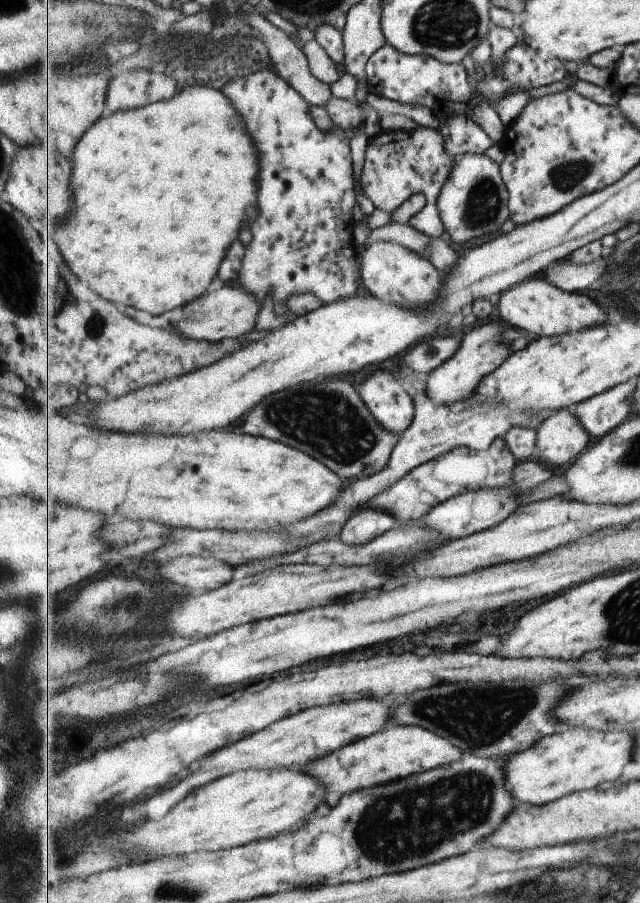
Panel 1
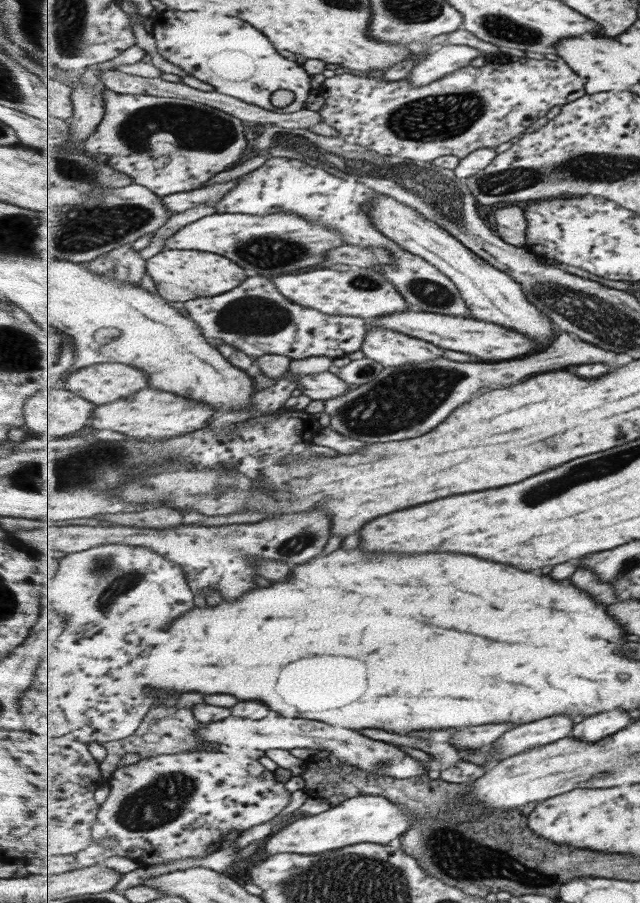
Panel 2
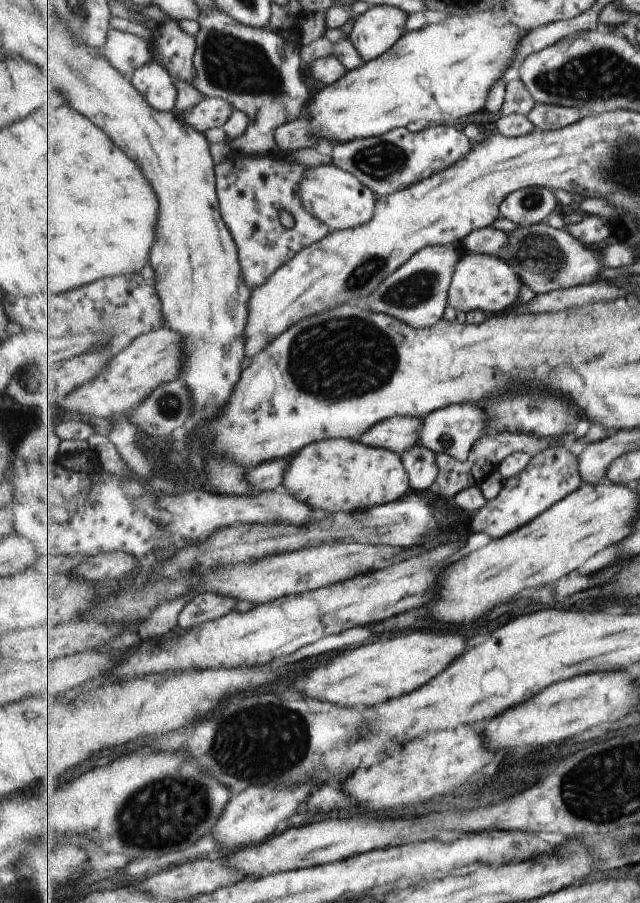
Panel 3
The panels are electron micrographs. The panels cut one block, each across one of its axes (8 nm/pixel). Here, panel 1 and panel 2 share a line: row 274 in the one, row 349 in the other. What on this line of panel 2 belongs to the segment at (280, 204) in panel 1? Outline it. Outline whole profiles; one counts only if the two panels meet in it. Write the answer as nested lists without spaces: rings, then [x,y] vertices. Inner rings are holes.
[[[249,275],[237,290],[213,298],[185,302],[189,316],[203,328],[205,336],[217,336],[226,344],[254,356],[280,354],[292,360],[310,356],[343,358],[362,350],[367,337],[368,320],[355,316],[323,314],[316,308],[301,306],[289,300],[265,275]]]

